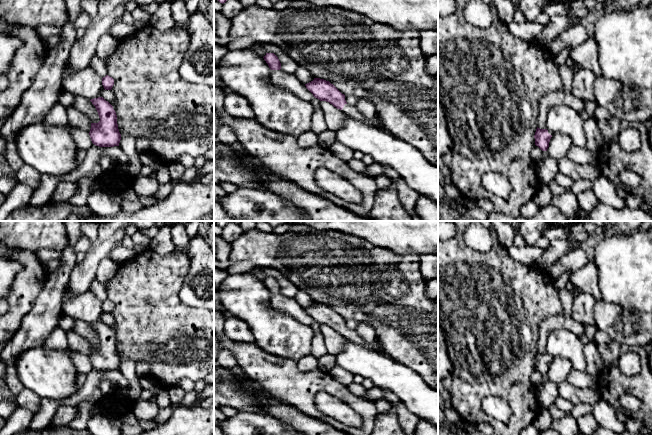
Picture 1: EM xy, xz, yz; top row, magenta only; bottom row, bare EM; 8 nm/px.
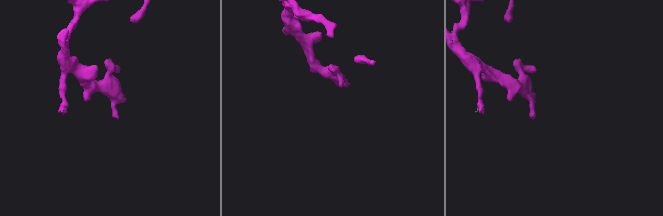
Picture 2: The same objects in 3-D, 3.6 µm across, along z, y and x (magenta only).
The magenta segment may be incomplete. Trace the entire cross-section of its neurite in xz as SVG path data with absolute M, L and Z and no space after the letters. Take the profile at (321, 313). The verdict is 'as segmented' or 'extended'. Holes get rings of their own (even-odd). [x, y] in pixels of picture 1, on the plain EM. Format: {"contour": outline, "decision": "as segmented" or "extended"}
{"contour": "M314 302L313 305L305 308L305 310L313 318L313 320L320 325L329 326L334 331L342 334L346 339L352 341L353 343L386 355L383 350L383 346L378 339L372 343L366 343L357 330L349 329L345 324L345 319L342 318L329 305L320 302Z", "decision": "extended"}

